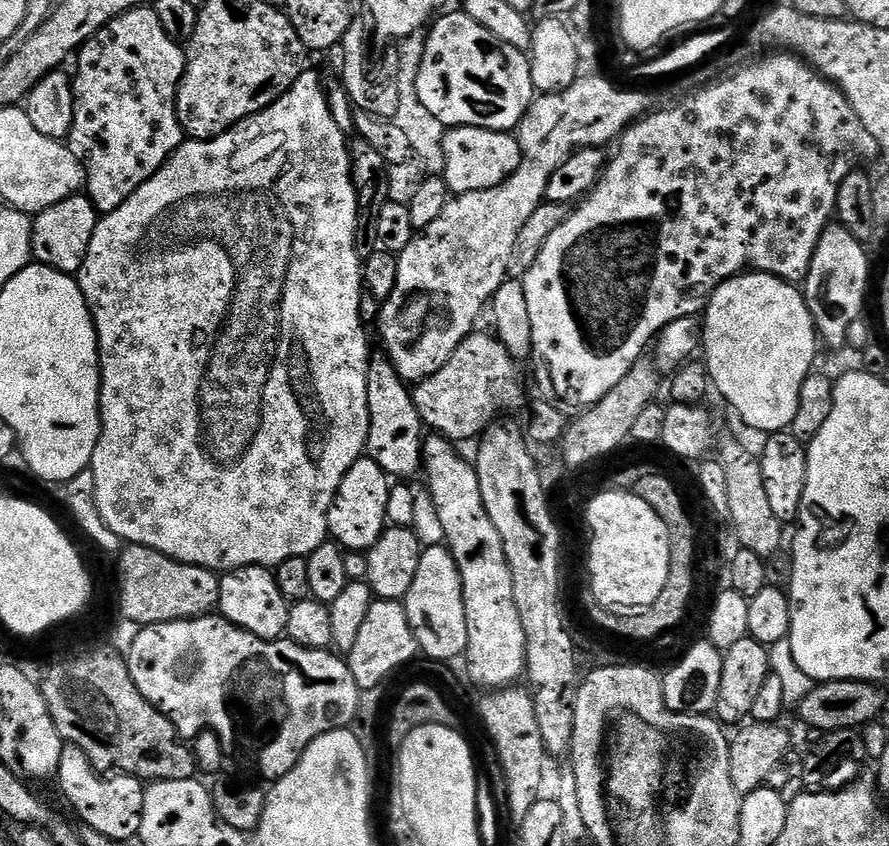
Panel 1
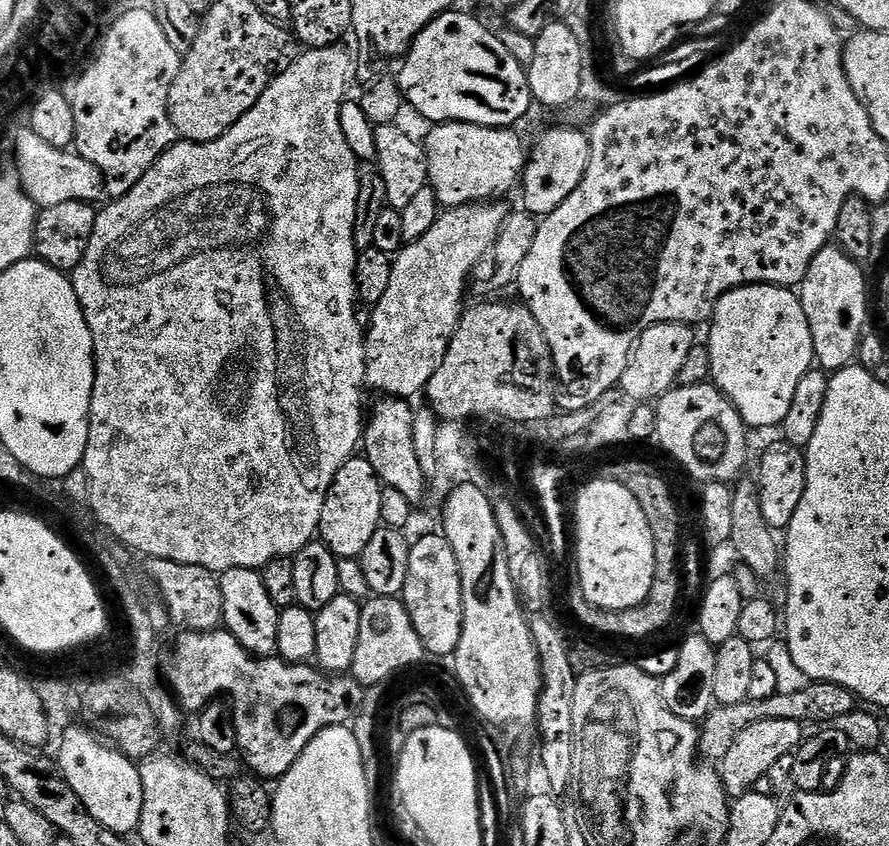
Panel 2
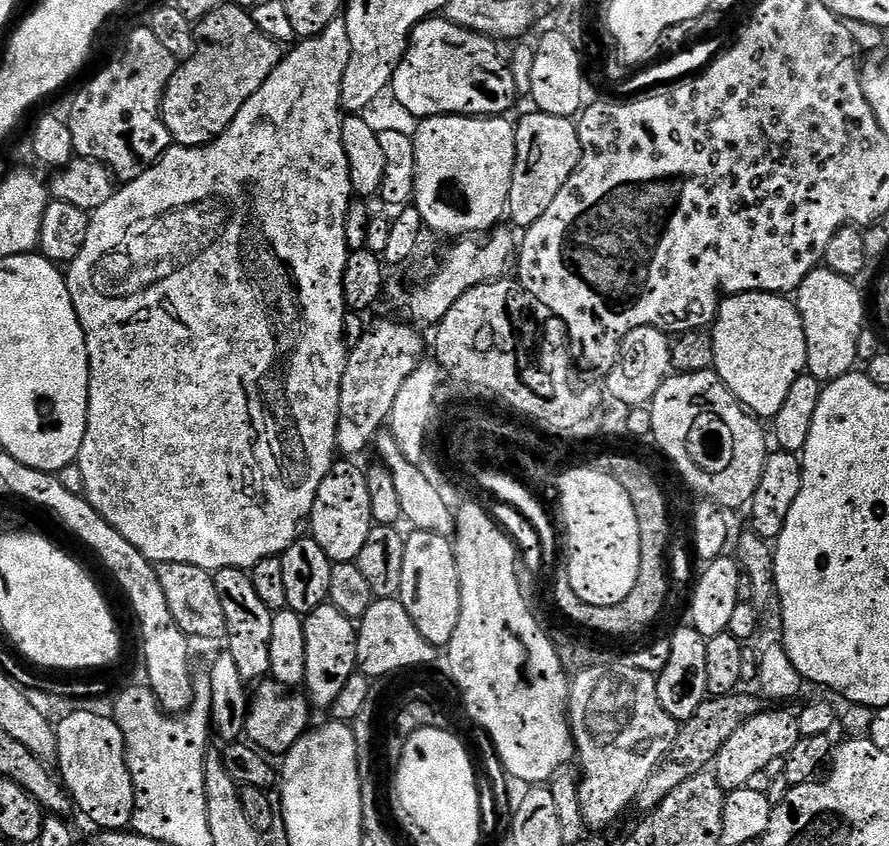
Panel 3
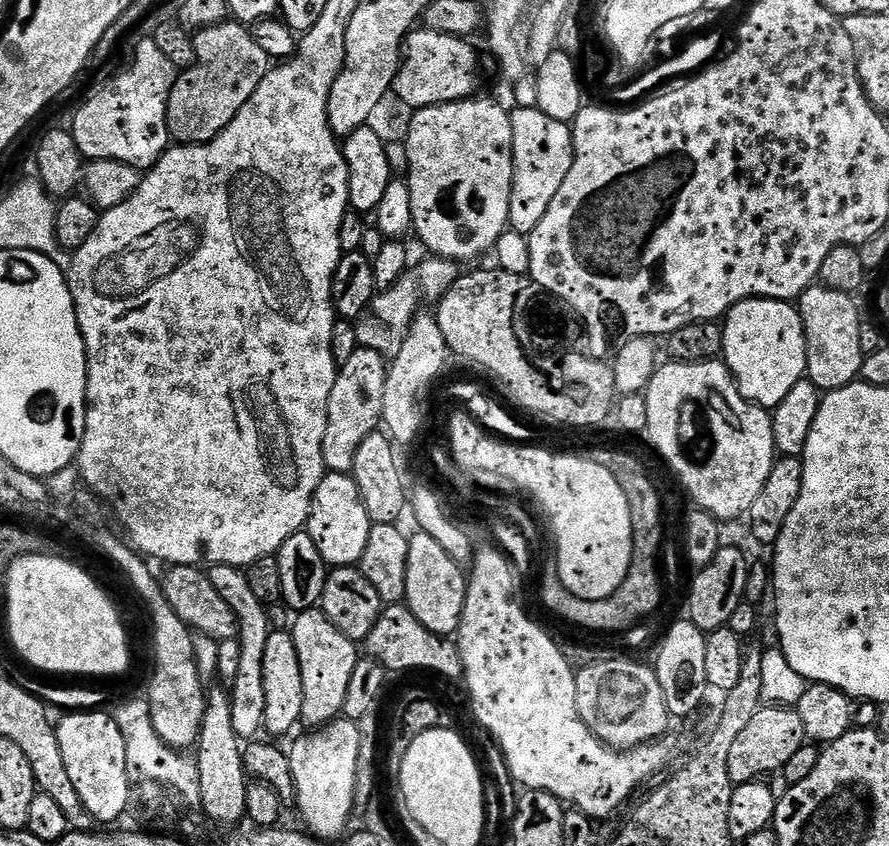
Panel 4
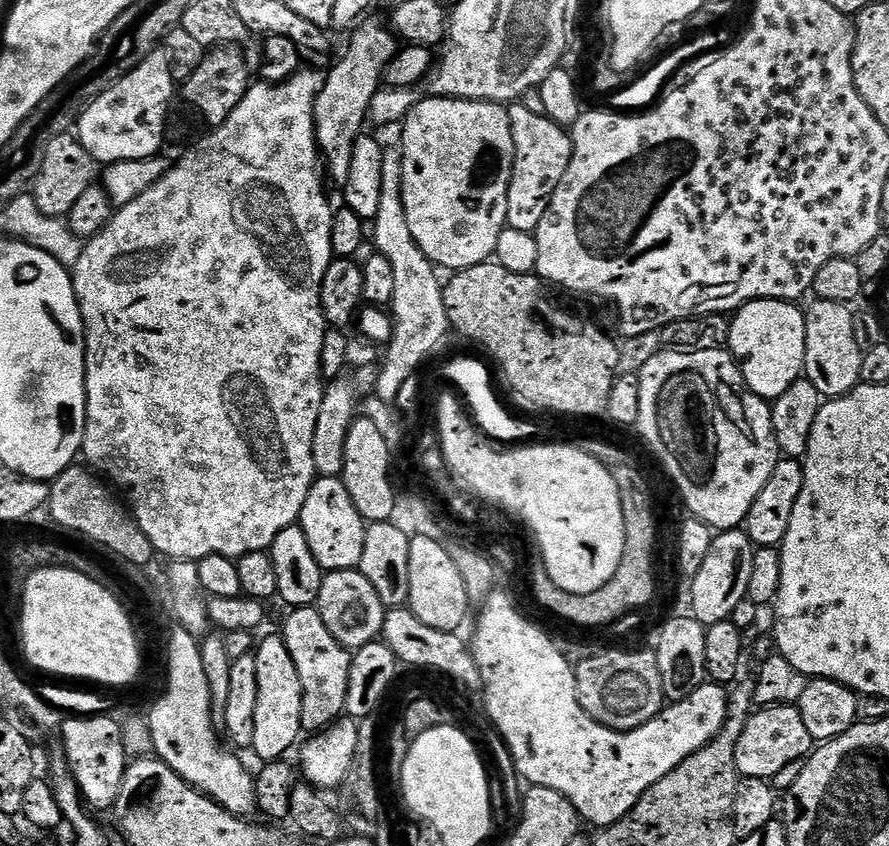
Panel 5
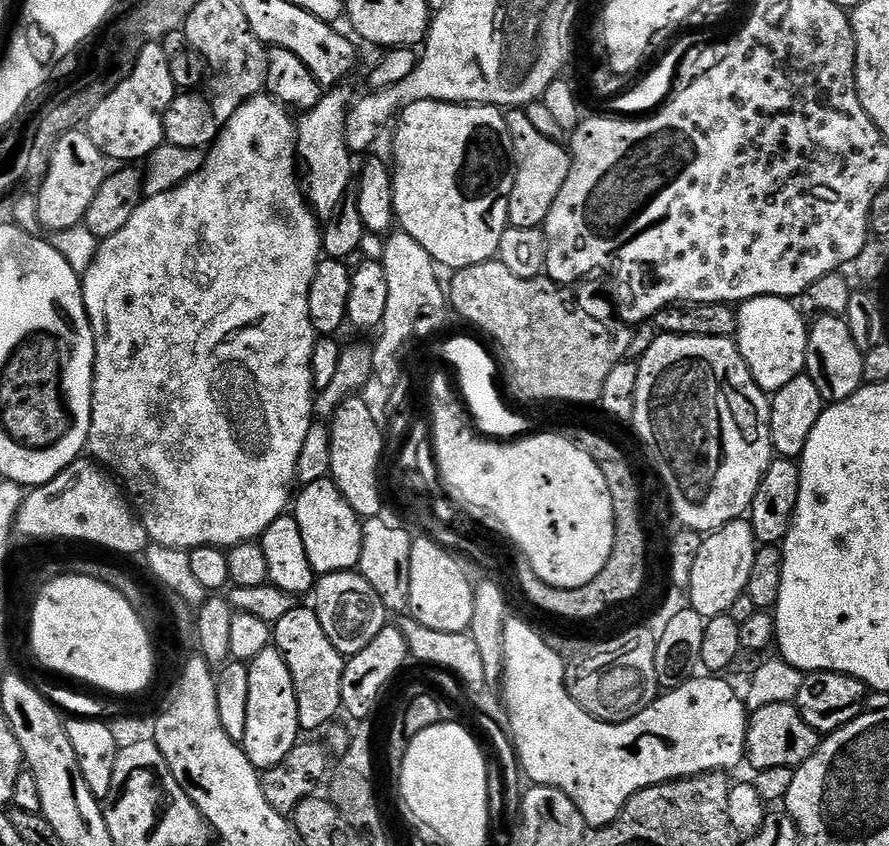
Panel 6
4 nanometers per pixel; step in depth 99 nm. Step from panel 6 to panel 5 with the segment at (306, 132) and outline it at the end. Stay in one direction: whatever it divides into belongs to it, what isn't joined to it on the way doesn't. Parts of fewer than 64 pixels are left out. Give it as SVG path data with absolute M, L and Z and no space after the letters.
M363 24L351 33L352 41L349 42L344 57L329 70L328 76L326 72L323 77L312 111L316 123L316 146L326 165L327 179L331 183L333 180L336 186L343 186L348 180L350 158L354 158L354 142L365 131L364 120L366 124L372 99L380 91L388 65L398 51L397 37L387 27L384 29L380 24Z

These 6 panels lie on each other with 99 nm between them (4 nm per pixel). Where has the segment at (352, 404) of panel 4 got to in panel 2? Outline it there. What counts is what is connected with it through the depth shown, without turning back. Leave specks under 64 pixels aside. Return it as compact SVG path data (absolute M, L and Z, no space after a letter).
M503 203L463 204L441 211L434 226L430 226L430 230L422 234L422 238L405 243L395 254L390 270L390 286L382 297L382 302L371 309L372 323L364 337L364 379L371 391L373 388L380 392L376 394L383 394L385 397L413 398L412 396L419 392L421 395L427 389L430 378L434 378L438 366L442 366L449 340L460 325L460 317L466 308L466 304L460 299L468 288L468 275L483 260L485 263L486 257L495 249L500 227L508 217L509 209L500 204Z

